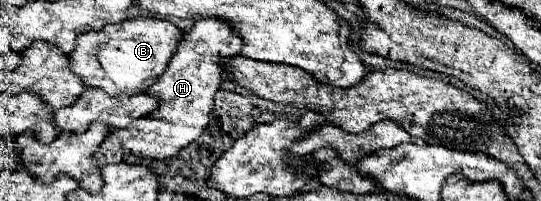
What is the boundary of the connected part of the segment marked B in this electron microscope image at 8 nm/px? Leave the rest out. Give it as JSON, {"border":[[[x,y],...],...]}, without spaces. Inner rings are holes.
{"border":[[[141,16],[125,20],[121,24],[105,26],[97,32],[87,32],[77,38],[77,46],[71,52],[71,70],[81,76],[87,86],[103,88],[111,96],[119,94],[141,94],[145,92],[167,68],[171,54],[177,52],[177,46],[183,38],[183,32],[169,20]]]}

